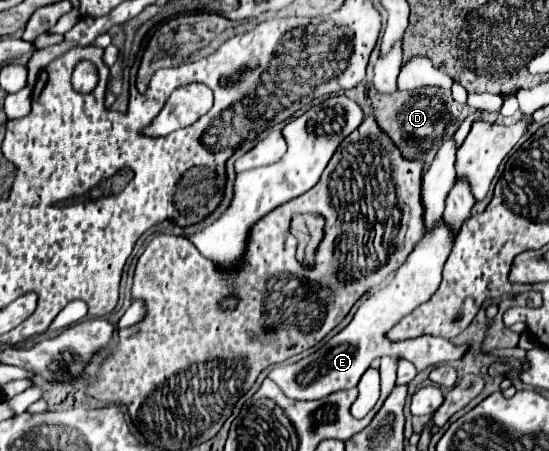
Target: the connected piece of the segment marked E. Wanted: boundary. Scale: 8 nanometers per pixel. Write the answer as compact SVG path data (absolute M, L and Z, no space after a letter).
M445 222L437 224L413 248L413 252L407 256L403 266L395 272L395 278L391 280L391 284L367 294L367 298L361 302L359 310L355 312L355 316L347 328L343 328L323 348L309 354L307 358L295 362L295 364L289 364L289 366L273 368L269 372L269 378L283 390L285 396L289 396L293 400L317 400L317 398L325 398L337 390L349 390L349 388L357 386L359 378L369 368L373 358L381 358L385 354L407 358L409 362L415 364L417 372L421 372L429 366L443 364L443 362L459 360L469 350L467 344L457 346L445 338L435 338L435 336L419 336L419 338L403 340L403 342L389 342L385 338L385 332L391 326L395 326L397 320L407 316L411 310L415 310L419 304L427 302L435 294L435 290L439 288L439 282L441 282L443 264L451 254L453 242L455 242L455 232Z

